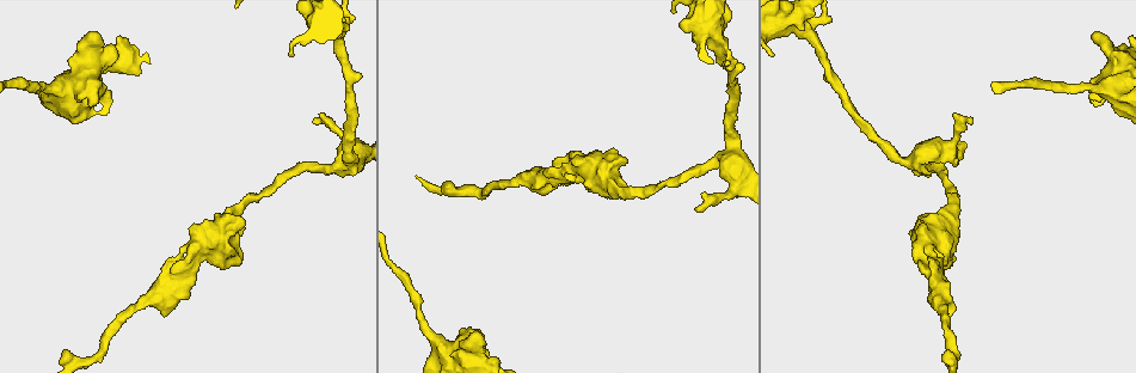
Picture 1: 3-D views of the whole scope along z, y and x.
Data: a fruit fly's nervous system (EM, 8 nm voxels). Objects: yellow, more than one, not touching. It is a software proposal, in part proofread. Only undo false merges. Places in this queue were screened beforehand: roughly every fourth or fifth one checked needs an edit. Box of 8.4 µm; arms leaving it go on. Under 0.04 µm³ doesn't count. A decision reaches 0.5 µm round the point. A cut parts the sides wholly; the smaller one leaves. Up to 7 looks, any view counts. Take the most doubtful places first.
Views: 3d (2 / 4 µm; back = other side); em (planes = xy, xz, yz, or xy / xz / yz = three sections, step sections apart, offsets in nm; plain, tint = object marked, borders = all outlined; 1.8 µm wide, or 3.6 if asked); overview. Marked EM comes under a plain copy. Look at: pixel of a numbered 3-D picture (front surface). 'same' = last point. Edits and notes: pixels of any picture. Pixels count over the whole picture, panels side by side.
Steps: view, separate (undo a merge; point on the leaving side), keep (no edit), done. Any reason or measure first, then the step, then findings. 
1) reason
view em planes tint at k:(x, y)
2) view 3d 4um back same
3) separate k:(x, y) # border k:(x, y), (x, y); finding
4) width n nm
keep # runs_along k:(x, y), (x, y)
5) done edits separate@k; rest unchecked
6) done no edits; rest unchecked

branch point
view em 3.6um xy step 8 tint at 1:(725, 158)

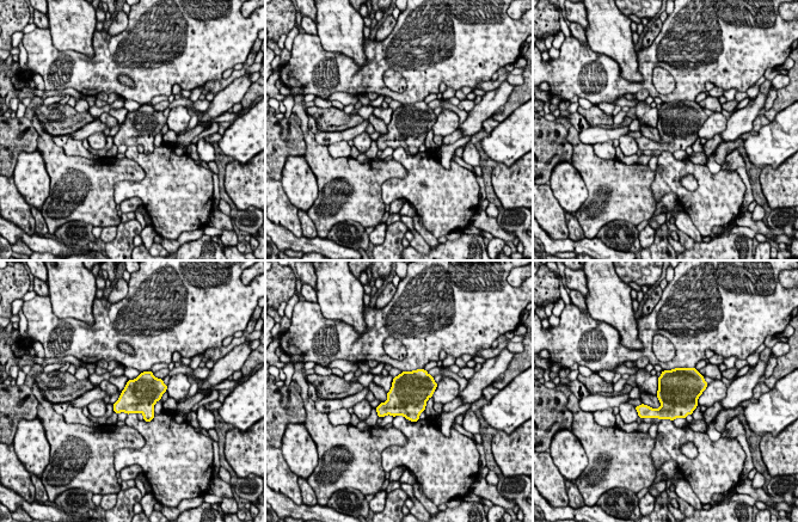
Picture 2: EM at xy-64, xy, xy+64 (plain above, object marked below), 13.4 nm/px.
view em 3.6um planes tint same

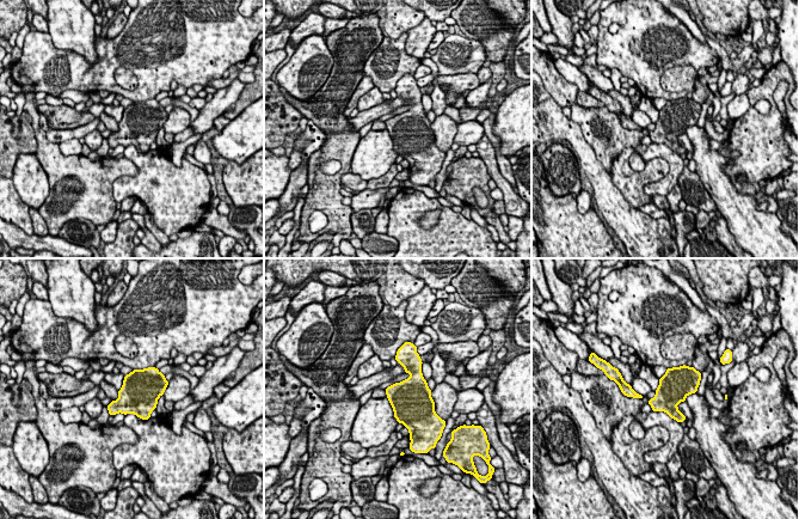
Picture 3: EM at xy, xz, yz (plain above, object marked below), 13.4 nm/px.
width 440 nm
keep # one neuron here

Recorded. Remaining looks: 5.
small branch off a trunk
view em 3.6um planes tint at 1:(713, 37)

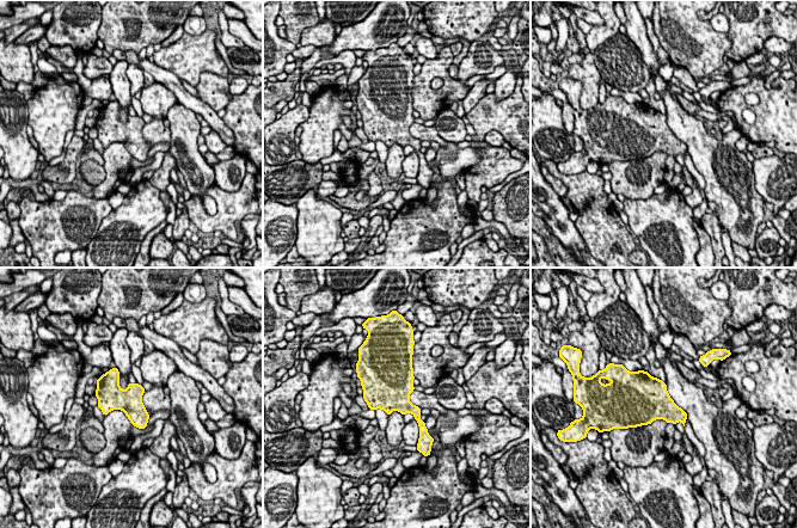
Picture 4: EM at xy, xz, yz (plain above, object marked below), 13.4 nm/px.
keep # one neuron here

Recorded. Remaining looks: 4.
narrows sharply
view 3d 2um at 1:(548, 173)

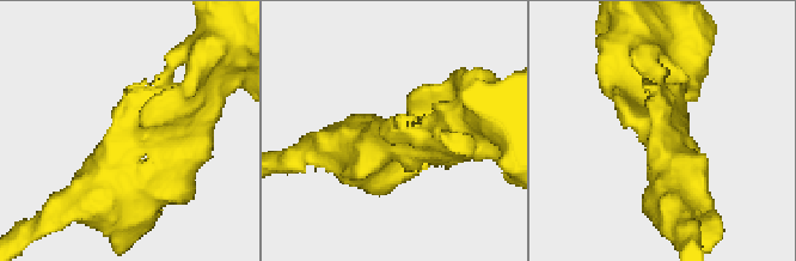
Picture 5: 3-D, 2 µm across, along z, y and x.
view em xz step 8 tint at 5:(120, 154)

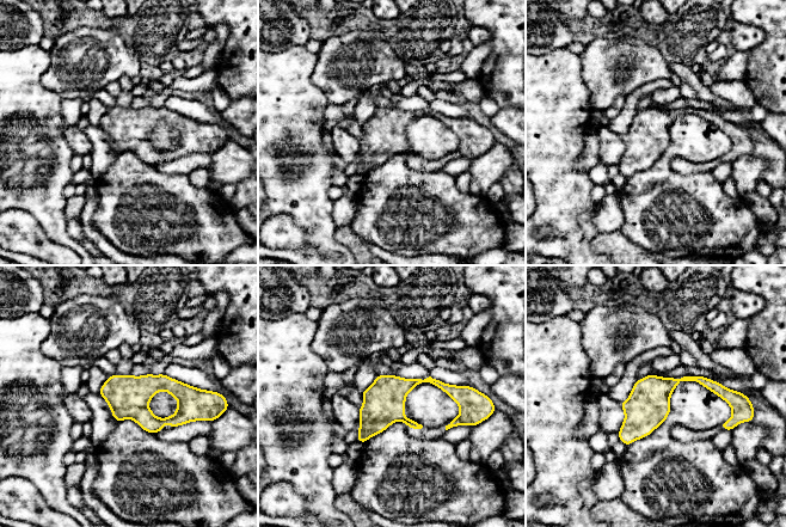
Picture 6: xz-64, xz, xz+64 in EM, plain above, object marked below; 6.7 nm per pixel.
another direction
view em planes borders same

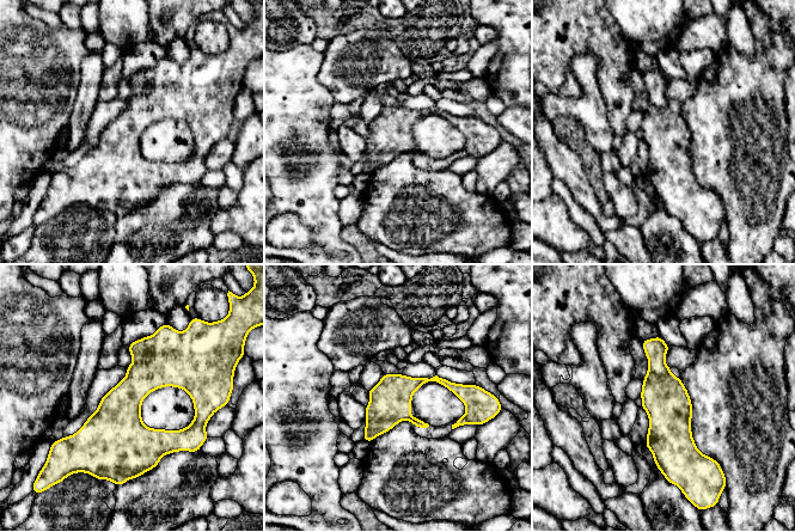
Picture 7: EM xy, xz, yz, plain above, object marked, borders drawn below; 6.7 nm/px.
keep # runs_along 7:(653, 341), (670, 409), (672, 470); one neuron here

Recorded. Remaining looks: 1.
done no edits; rest unchecked

